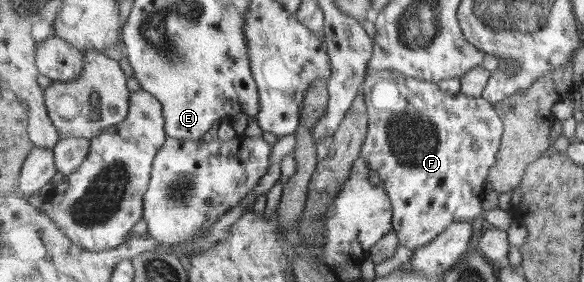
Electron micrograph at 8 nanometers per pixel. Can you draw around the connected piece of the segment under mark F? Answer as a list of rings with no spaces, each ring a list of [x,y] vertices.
[[[380,71],[366,76],[362,93],[369,126],[361,157],[379,174],[393,202],[393,228],[399,243],[413,252],[433,242],[451,224],[470,221],[484,212],[483,195],[490,169],[497,163],[505,133],[499,107],[483,96],[474,98],[460,92],[446,92],[435,82],[414,79],[397,71]]]

